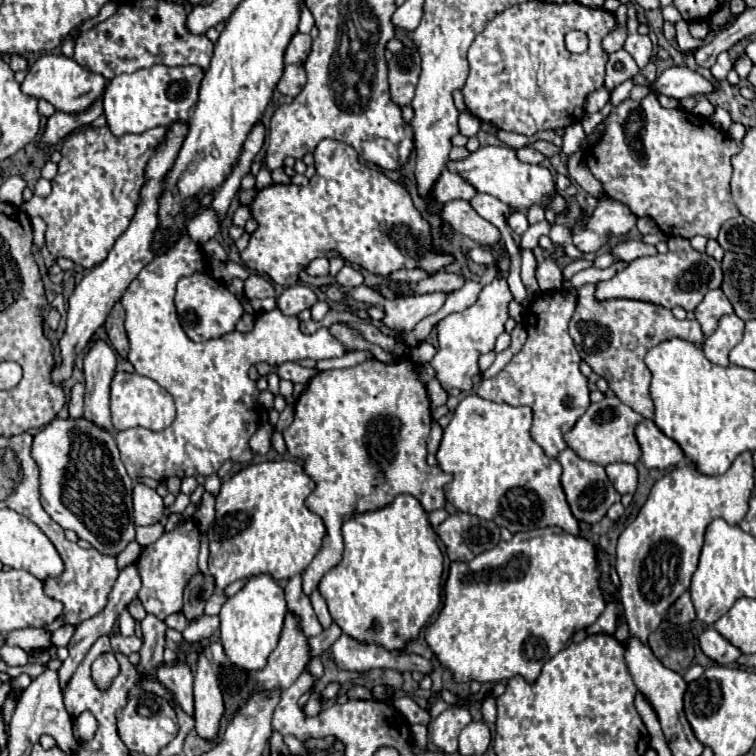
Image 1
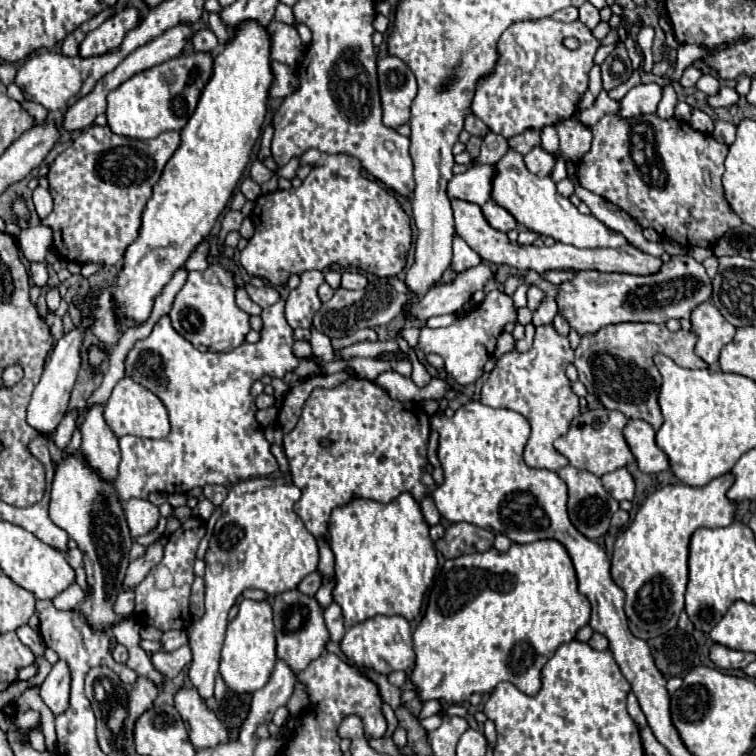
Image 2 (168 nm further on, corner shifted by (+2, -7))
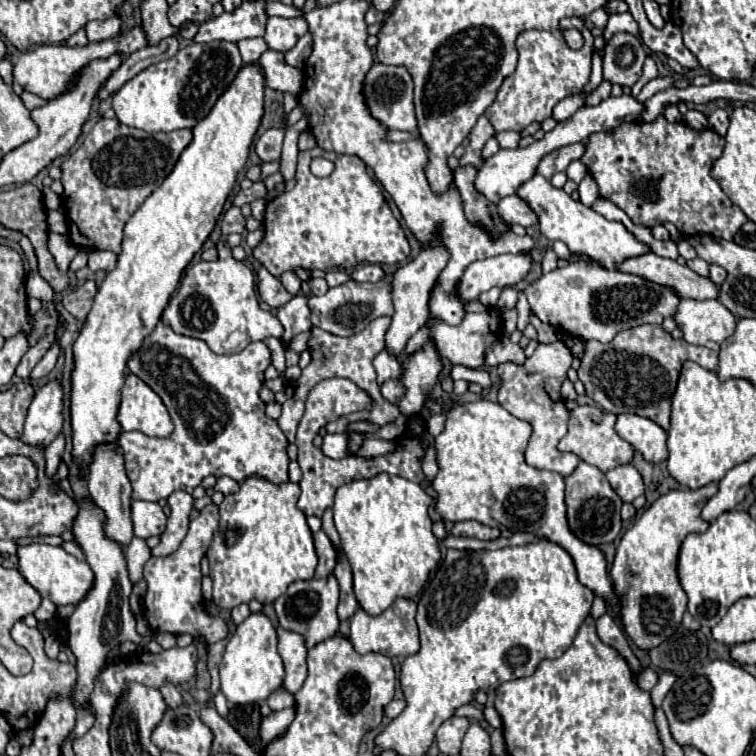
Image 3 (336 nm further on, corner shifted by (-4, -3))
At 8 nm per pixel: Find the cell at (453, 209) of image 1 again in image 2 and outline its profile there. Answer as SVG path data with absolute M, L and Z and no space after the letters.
M452 200L452 210L454 210L454 222L456 222L456 234L474 250L482 256L482 260L490 262L490 264L506 264L512 266L520 272L526 270L536 270L538 274L544 270L598 270L598 272L626 272L626 274L638 274L638 276L648 276L648 274L656 274L662 268L662 260L644 252L638 252L636 248L630 248L628 244L622 248L594 248L594 250L580 250L568 244L560 244L556 242L554 246L520 246L518 242L512 242L504 232L494 230L480 206L466 202L466 200Z

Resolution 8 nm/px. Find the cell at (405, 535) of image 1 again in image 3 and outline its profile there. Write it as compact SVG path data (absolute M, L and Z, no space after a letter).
M378 474L370 480L354 480L336 490L334 502L334 524L342 540L342 550L352 566L354 574L354 594L362 610L370 616L382 614L398 598L414 600L422 586L426 584L430 572L440 562L438 538L432 532L432 520L428 516L428 504L432 498L424 492L420 484L392 474Z

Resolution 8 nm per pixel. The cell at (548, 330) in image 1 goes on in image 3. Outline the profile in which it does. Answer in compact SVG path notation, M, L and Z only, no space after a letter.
M556 340L550 344L538 344L536 352L530 358L526 358L524 364L504 362L498 366L498 378L500 378L498 404L504 406L516 418L522 418L532 424L532 438L526 448L526 462L534 468L554 470L564 478L572 474L572 470L580 462L576 454L564 454L556 448L560 438L566 436L566 426L570 416L570 410L566 408L560 394L560 386L566 380L570 364L572 364L570 348L564 342Z

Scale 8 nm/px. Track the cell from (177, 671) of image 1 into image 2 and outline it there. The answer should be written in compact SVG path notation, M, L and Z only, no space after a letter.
M182 688L176 692L176 708L186 722L190 732L190 742L196 750L212 748L228 742L226 726L216 718L216 714L204 704L194 688Z

